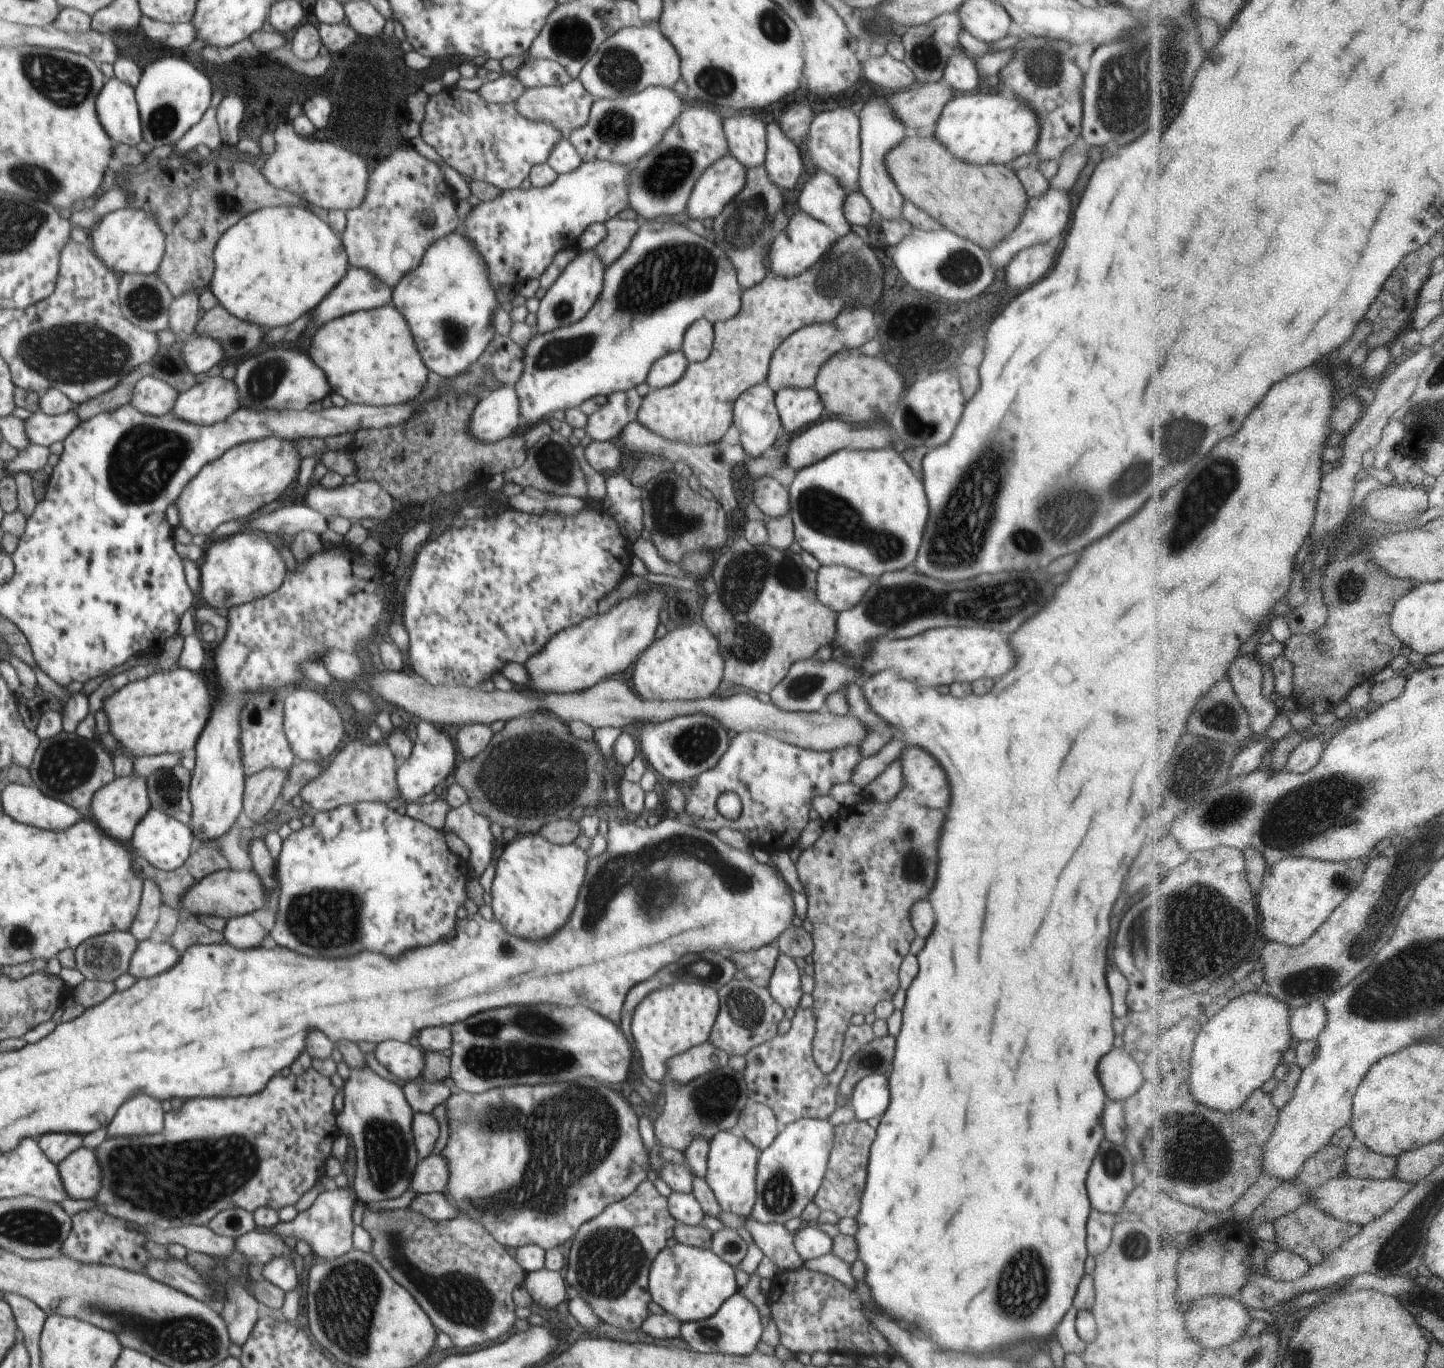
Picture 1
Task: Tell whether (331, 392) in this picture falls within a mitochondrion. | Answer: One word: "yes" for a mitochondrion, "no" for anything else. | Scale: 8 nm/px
no

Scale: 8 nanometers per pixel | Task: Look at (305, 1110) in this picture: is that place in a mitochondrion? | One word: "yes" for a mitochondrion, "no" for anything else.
no

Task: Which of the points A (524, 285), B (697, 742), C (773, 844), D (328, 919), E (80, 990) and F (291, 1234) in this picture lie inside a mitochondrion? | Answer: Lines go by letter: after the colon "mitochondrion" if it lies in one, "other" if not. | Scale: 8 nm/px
A: other
B: mitochondrion
C: other
D: mitochondrion
E: other
F: other

